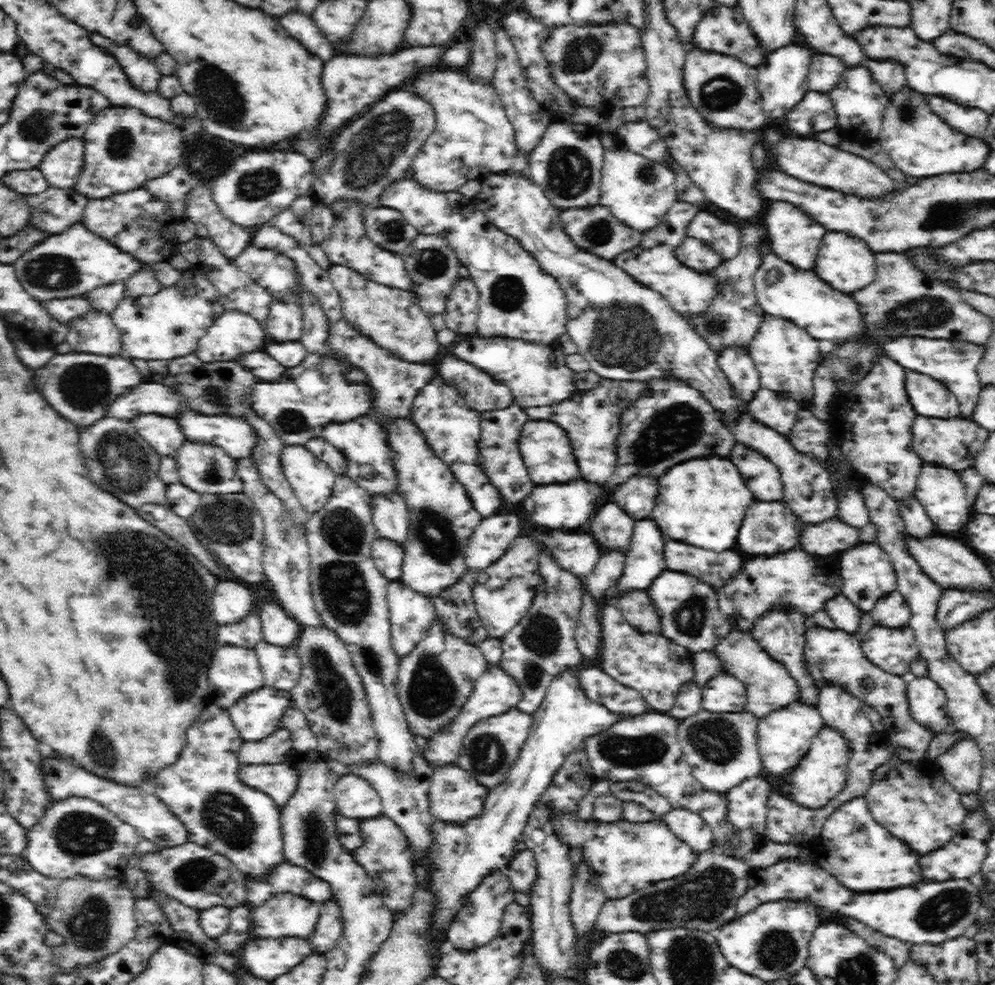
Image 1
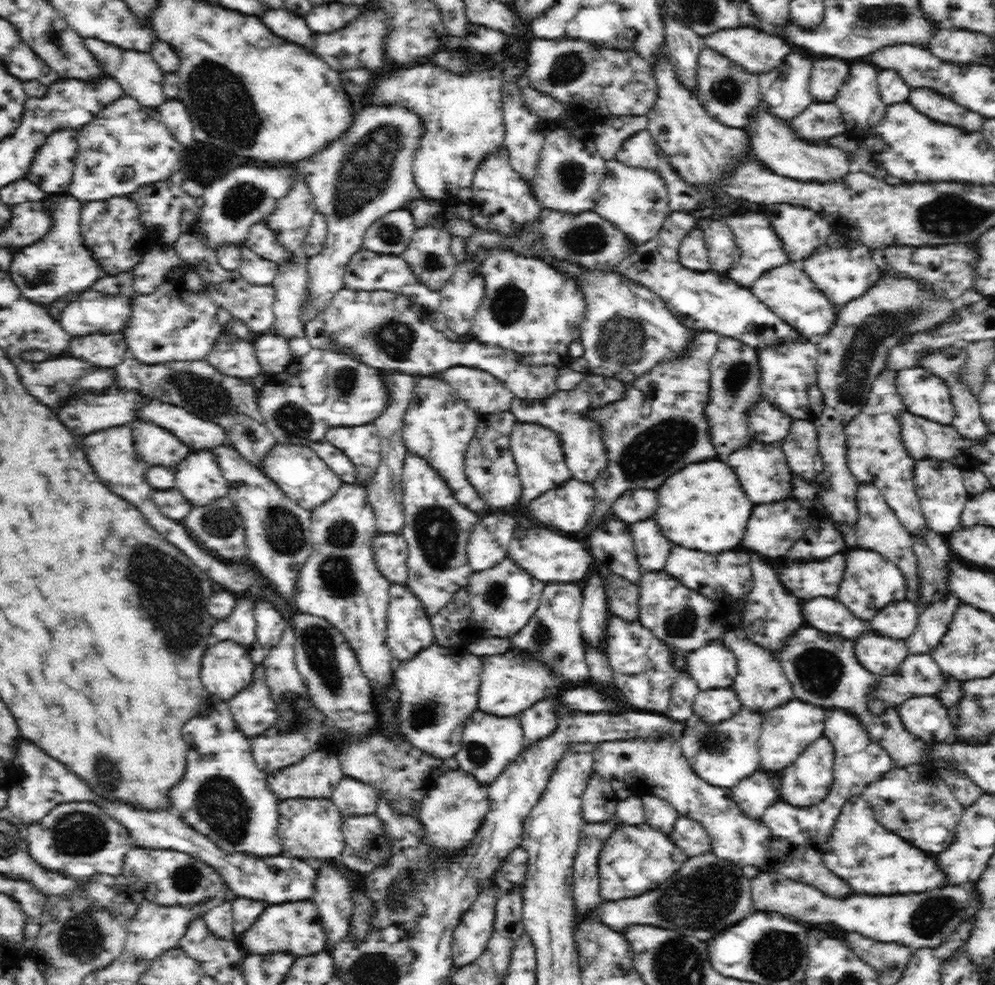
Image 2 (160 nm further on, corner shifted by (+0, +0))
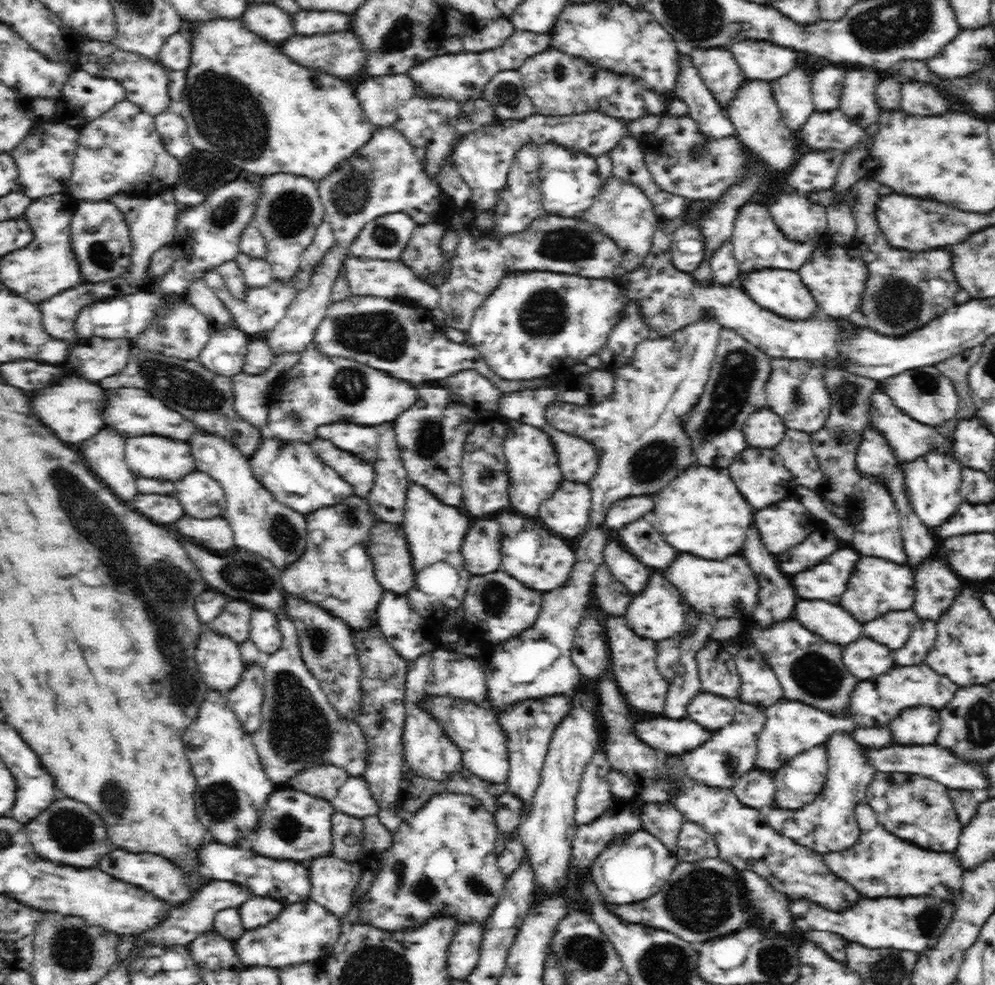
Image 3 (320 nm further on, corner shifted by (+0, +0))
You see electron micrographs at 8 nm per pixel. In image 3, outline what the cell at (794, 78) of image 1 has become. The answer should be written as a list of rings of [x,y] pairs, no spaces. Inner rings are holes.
[[[794,65],[790,72],[769,81],[772,97],[787,125],[795,134],[816,108],[811,94],[813,70]]]

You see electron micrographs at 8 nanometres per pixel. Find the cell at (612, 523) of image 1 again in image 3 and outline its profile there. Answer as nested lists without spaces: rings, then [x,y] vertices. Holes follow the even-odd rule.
[[[611,533],[605,542],[603,559],[609,566],[611,574],[624,584],[629,592],[633,594],[642,592],[648,584],[650,570],[618,540],[615,533]]]

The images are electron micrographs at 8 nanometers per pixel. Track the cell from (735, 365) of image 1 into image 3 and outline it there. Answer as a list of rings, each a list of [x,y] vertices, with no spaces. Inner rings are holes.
[[[721,329],[709,380],[706,383],[703,395],[700,396],[700,402],[684,416],[683,420],[684,427],[687,428],[690,437],[692,437],[692,451],[696,452],[696,460],[700,464],[726,468],[733,458],[736,458],[737,454],[750,446],[746,442],[742,428],[744,428],[748,416],[767,406],[765,384],[770,376],[769,360],[770,357],[767,354],[764,354],[761,350],[759,351],[756,345],[750,344],[739,334]]]

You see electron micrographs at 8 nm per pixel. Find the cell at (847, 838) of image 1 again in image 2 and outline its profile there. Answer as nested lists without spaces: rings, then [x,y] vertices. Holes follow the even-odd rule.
[[[852,795],[842,806],[840,814],[836,817],[829,837],[824,844],[817,847],[817,852],[823,857],[827,867],[840,876],[854,892],[864,894],[892,894],[892,892],[924,892],[946,884],[947,878],[944,873],[934,864],[934,858],[924,854],[922,850],[914,848],[912,844],[902,840],[901,836],[884,828],[873,815],[871,806],[862,795]]]

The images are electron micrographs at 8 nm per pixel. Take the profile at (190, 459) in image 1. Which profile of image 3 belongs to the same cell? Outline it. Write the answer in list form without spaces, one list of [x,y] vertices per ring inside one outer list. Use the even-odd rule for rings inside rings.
[[[194,468],[175,480],[174,494],[186,515],[213,517],[225,512],[225,492],[220,483],[207,472]]]

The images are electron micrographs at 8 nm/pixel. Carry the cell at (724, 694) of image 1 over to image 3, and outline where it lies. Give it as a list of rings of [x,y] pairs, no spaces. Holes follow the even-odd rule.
[[[702,690],[688,704],[688,720],[700,724],[707,730],[731,725],[739,699],[717,695]]]

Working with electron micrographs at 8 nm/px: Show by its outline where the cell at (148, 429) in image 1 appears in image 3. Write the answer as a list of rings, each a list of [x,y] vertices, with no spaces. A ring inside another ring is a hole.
[[[134,436],[126,440],[126,460],[132,472],[175,482],[192,472],[195,460],[187,442],[165,436]]]

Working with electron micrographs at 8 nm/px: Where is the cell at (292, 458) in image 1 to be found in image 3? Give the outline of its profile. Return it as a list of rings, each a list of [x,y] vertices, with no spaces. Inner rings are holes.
[[[267,436],[256,452],[249,456],[255,477],[278,501],[307,515],[322,507],[337,505],[354,494],[353,486],[302,442],[288,442]]]

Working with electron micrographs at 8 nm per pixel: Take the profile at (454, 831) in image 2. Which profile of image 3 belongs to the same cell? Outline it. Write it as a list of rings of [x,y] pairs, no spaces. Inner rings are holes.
[[[443,792],[430,796],[422,808],[406,818],[392,839],[382,868],[376,872],[370,892],[359,905],[364,923],[393,931],[423,923],[434,912],[450,909],[460,923],[486,922],[487,916],[497,905],[507,877],[497,864],[494,843],[498,840],[498,828],[493,813],[482,801],[461,792]]]

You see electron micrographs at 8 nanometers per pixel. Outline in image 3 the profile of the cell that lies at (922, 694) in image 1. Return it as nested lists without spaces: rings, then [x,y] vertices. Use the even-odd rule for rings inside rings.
[[[928,705],[906,708],[889,726],[900,745],[934,744],[942,725],[939,710]]]

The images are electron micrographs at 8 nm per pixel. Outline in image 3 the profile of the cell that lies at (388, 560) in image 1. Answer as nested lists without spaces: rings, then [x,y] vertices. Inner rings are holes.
[[[376,522],[367,540],[377,580],[386,592],[408,594],[416,589],[411,554],[400,525]]]

